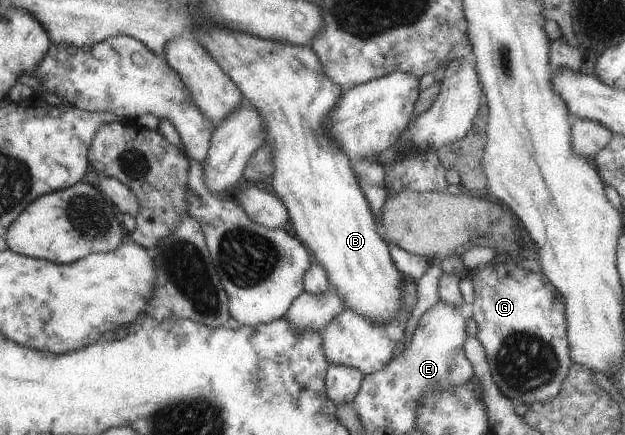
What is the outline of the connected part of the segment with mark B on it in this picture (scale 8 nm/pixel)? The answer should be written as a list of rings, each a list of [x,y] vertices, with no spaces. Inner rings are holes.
[[[197,26],[190,36],[233,82],[242,95],[242,105],[251,106],[261,116],[265,130],[264,143],[271,148],[271,190],[287,210],[295,236],[304,243],[314,262],[327,274],[327,282],[332,290],[339,294],[339,298],[343,298],[345,308],[355,310],[373,322],[387,322],[395,310],[399,310],[399,284],[403,275],[391,261],[388,244],[376,232],[372,213],[349,164],[350,159],[339,150],[327,132],[327,118],[331,118],[335,102],[339,102],[346,90],[325,78],[323,66],[309,46],[255,38],[217,26]]]

